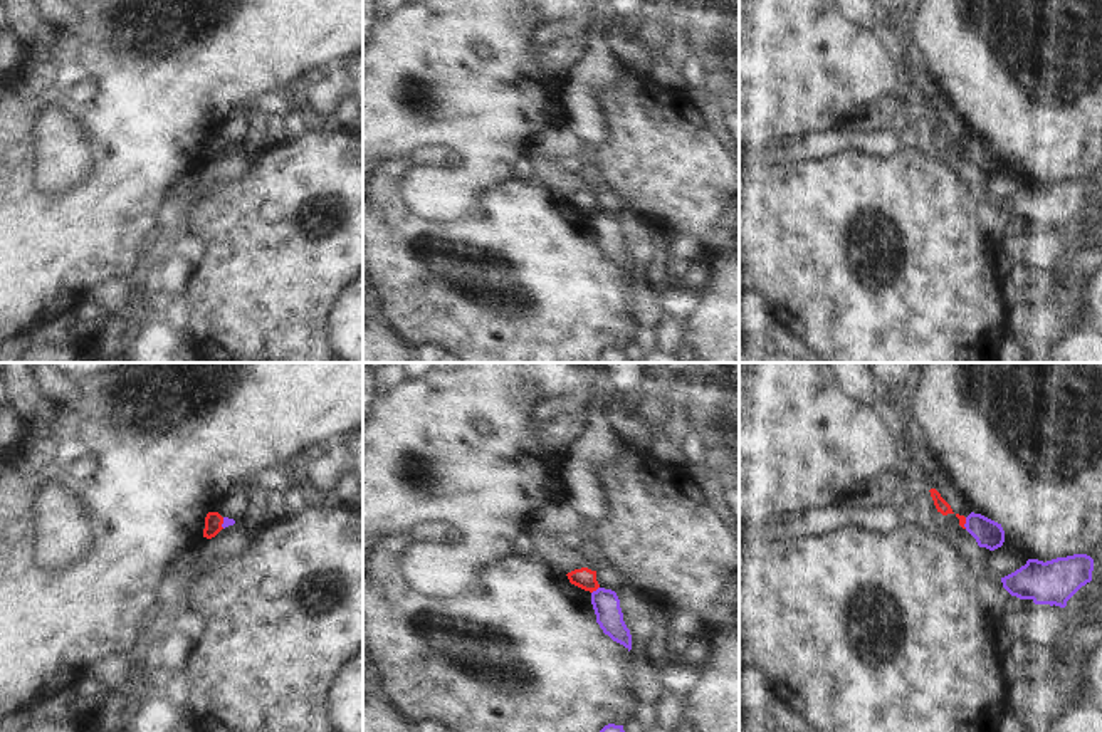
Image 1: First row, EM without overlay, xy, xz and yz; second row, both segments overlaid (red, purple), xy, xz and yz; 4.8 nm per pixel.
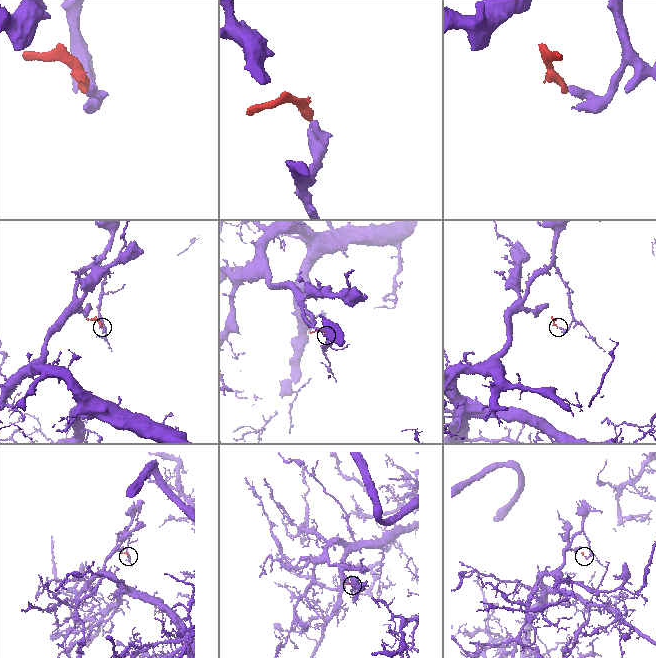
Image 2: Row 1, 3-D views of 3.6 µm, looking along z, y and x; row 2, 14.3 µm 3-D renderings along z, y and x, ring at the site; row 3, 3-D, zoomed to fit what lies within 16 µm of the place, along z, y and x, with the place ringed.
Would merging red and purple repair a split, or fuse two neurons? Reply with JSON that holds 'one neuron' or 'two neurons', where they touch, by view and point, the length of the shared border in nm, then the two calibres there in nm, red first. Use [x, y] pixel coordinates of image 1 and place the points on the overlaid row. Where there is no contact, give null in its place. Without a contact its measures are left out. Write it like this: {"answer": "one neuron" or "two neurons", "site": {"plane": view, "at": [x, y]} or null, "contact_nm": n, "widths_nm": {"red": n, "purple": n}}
{"answer": "two neurons", "site": {"plane": "xz", "at": [595, 590]}, "contact_nm": 50, "widths_nm": {"red": 100, "purple": 130}}

